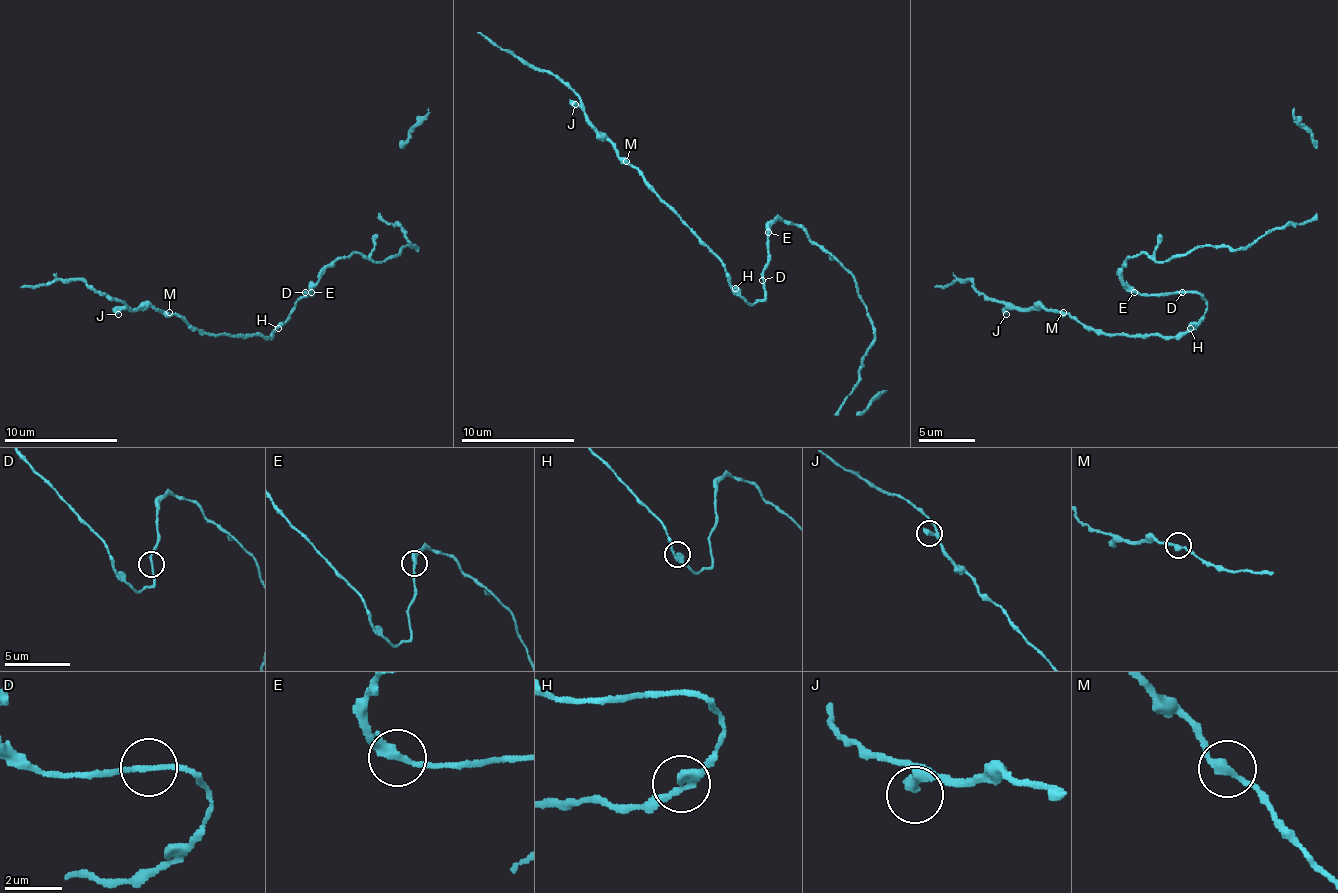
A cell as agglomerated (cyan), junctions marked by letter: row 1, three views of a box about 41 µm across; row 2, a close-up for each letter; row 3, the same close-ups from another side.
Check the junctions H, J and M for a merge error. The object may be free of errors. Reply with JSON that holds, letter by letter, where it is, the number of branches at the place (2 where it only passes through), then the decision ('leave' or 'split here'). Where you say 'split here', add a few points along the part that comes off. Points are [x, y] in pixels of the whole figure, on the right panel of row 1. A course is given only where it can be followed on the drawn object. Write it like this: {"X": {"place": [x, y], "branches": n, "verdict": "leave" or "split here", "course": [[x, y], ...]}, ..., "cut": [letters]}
{"H": {"place": [1190, 328], "branches": 2, "verdict": "leave"}, "J": {"place": [1006, 314], "branches": 2, "verdict": "leave"}, "M": {"place": [1063, 312], "branches": 2, "verdict": "leave"}, "cut": []}

